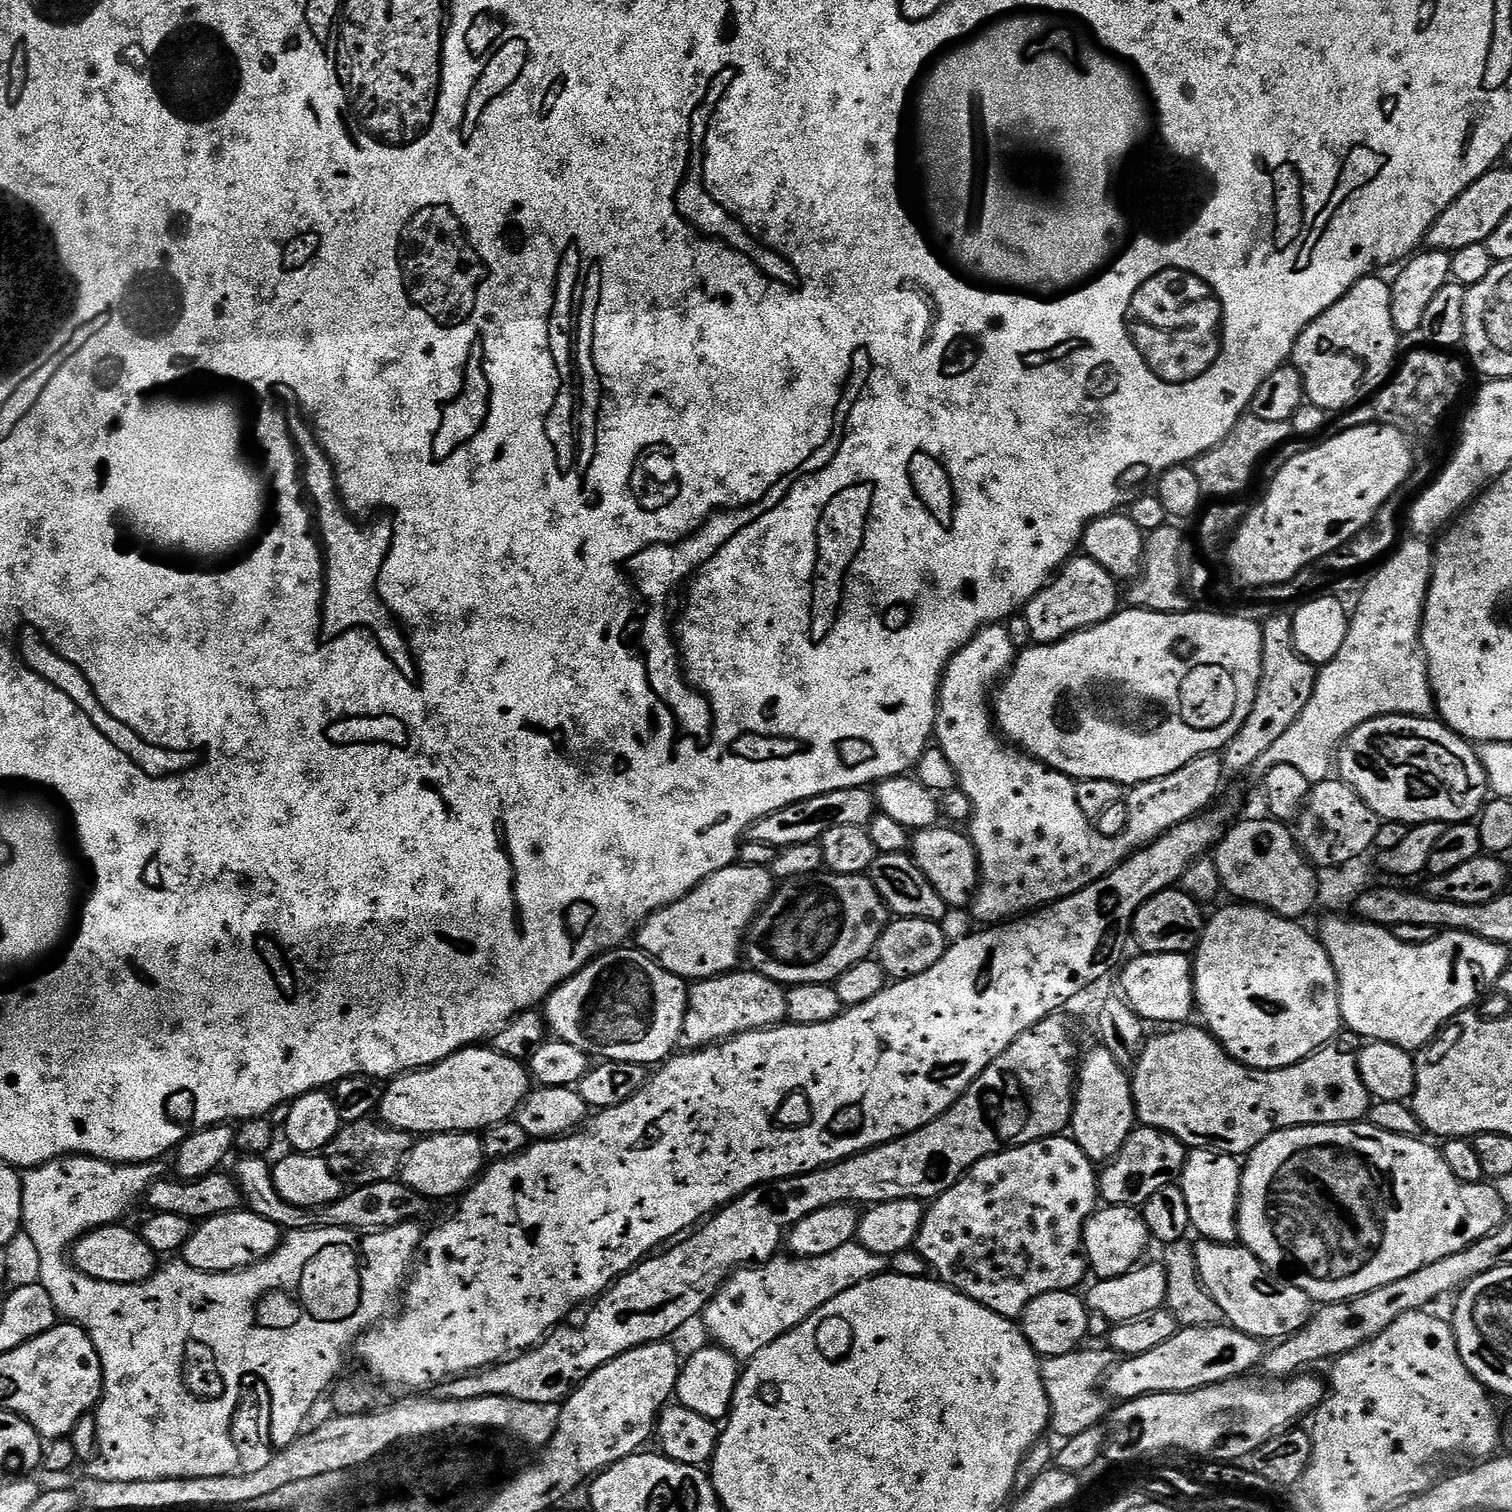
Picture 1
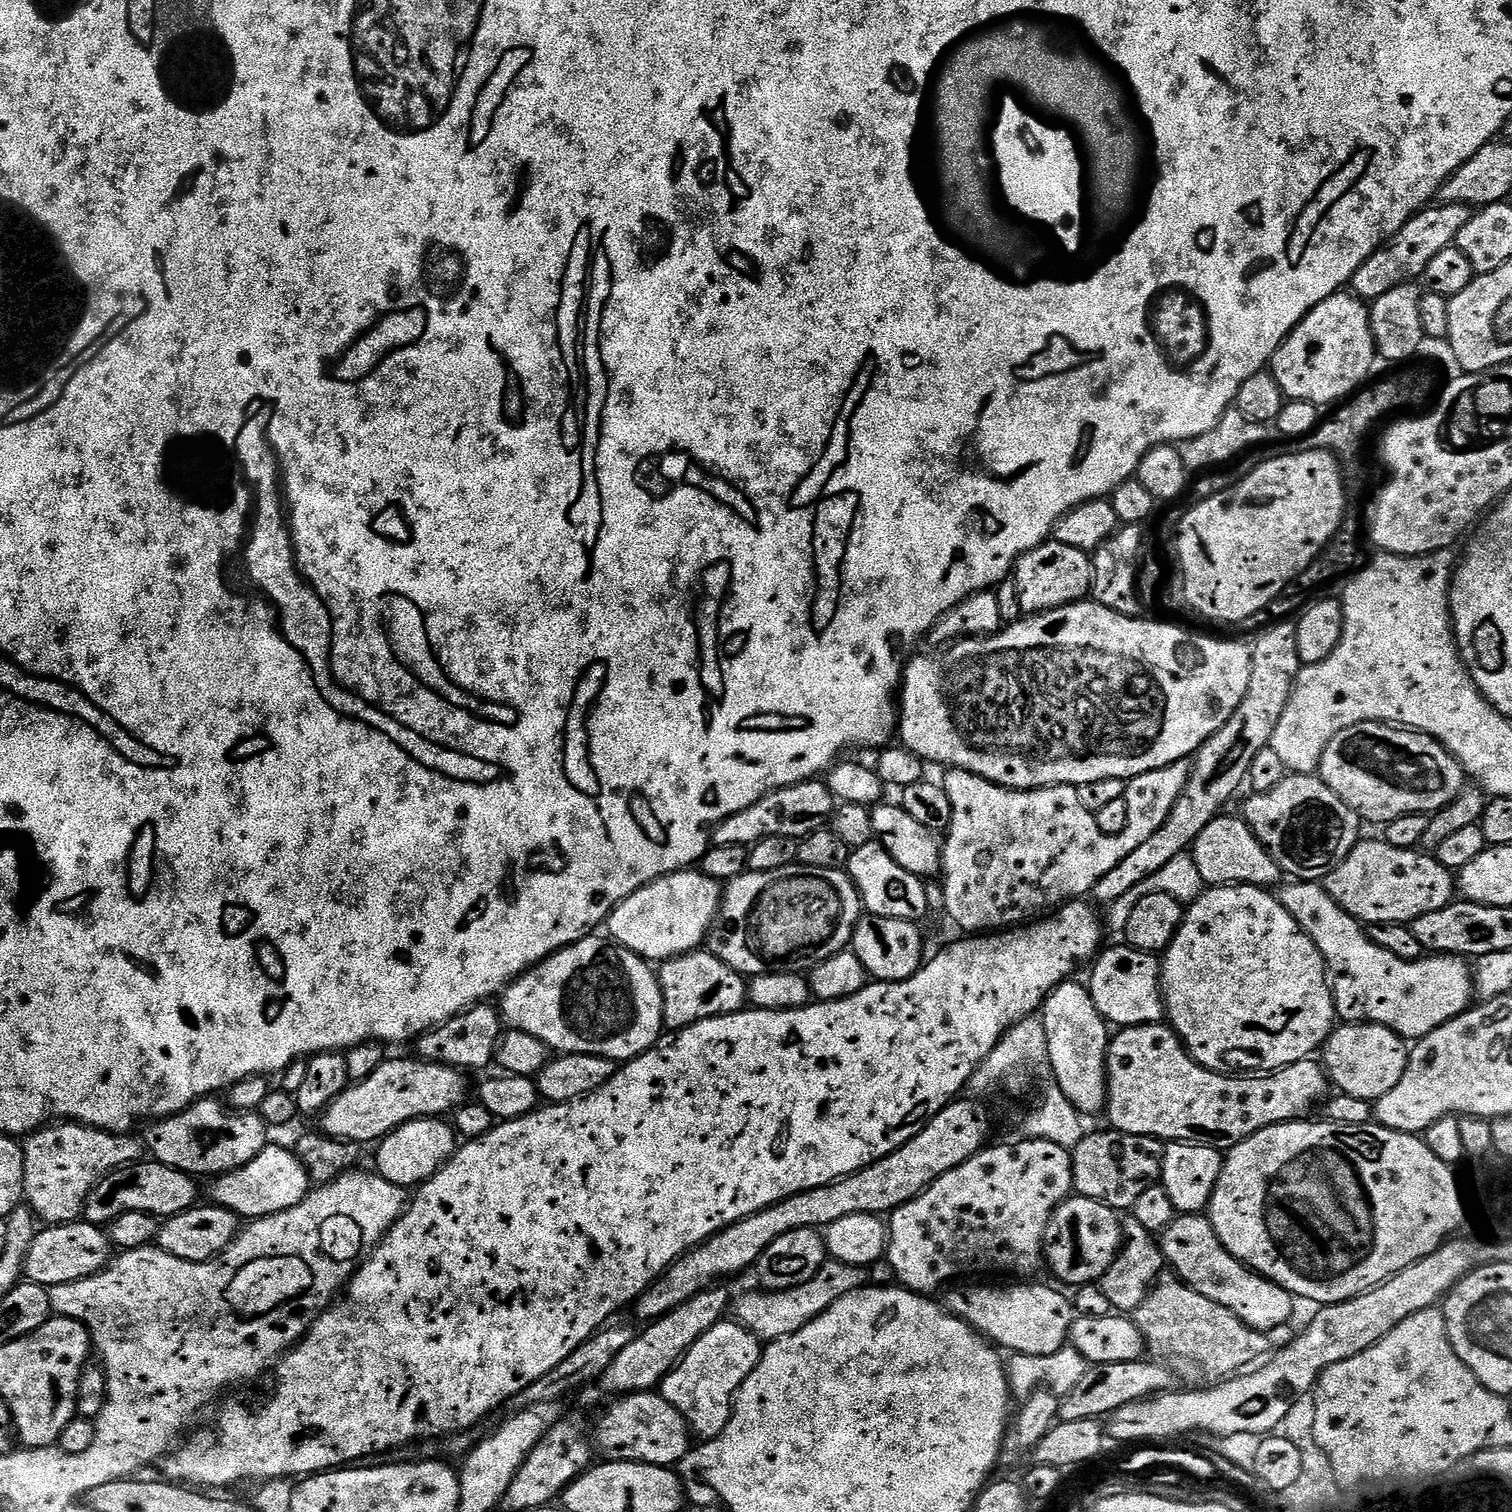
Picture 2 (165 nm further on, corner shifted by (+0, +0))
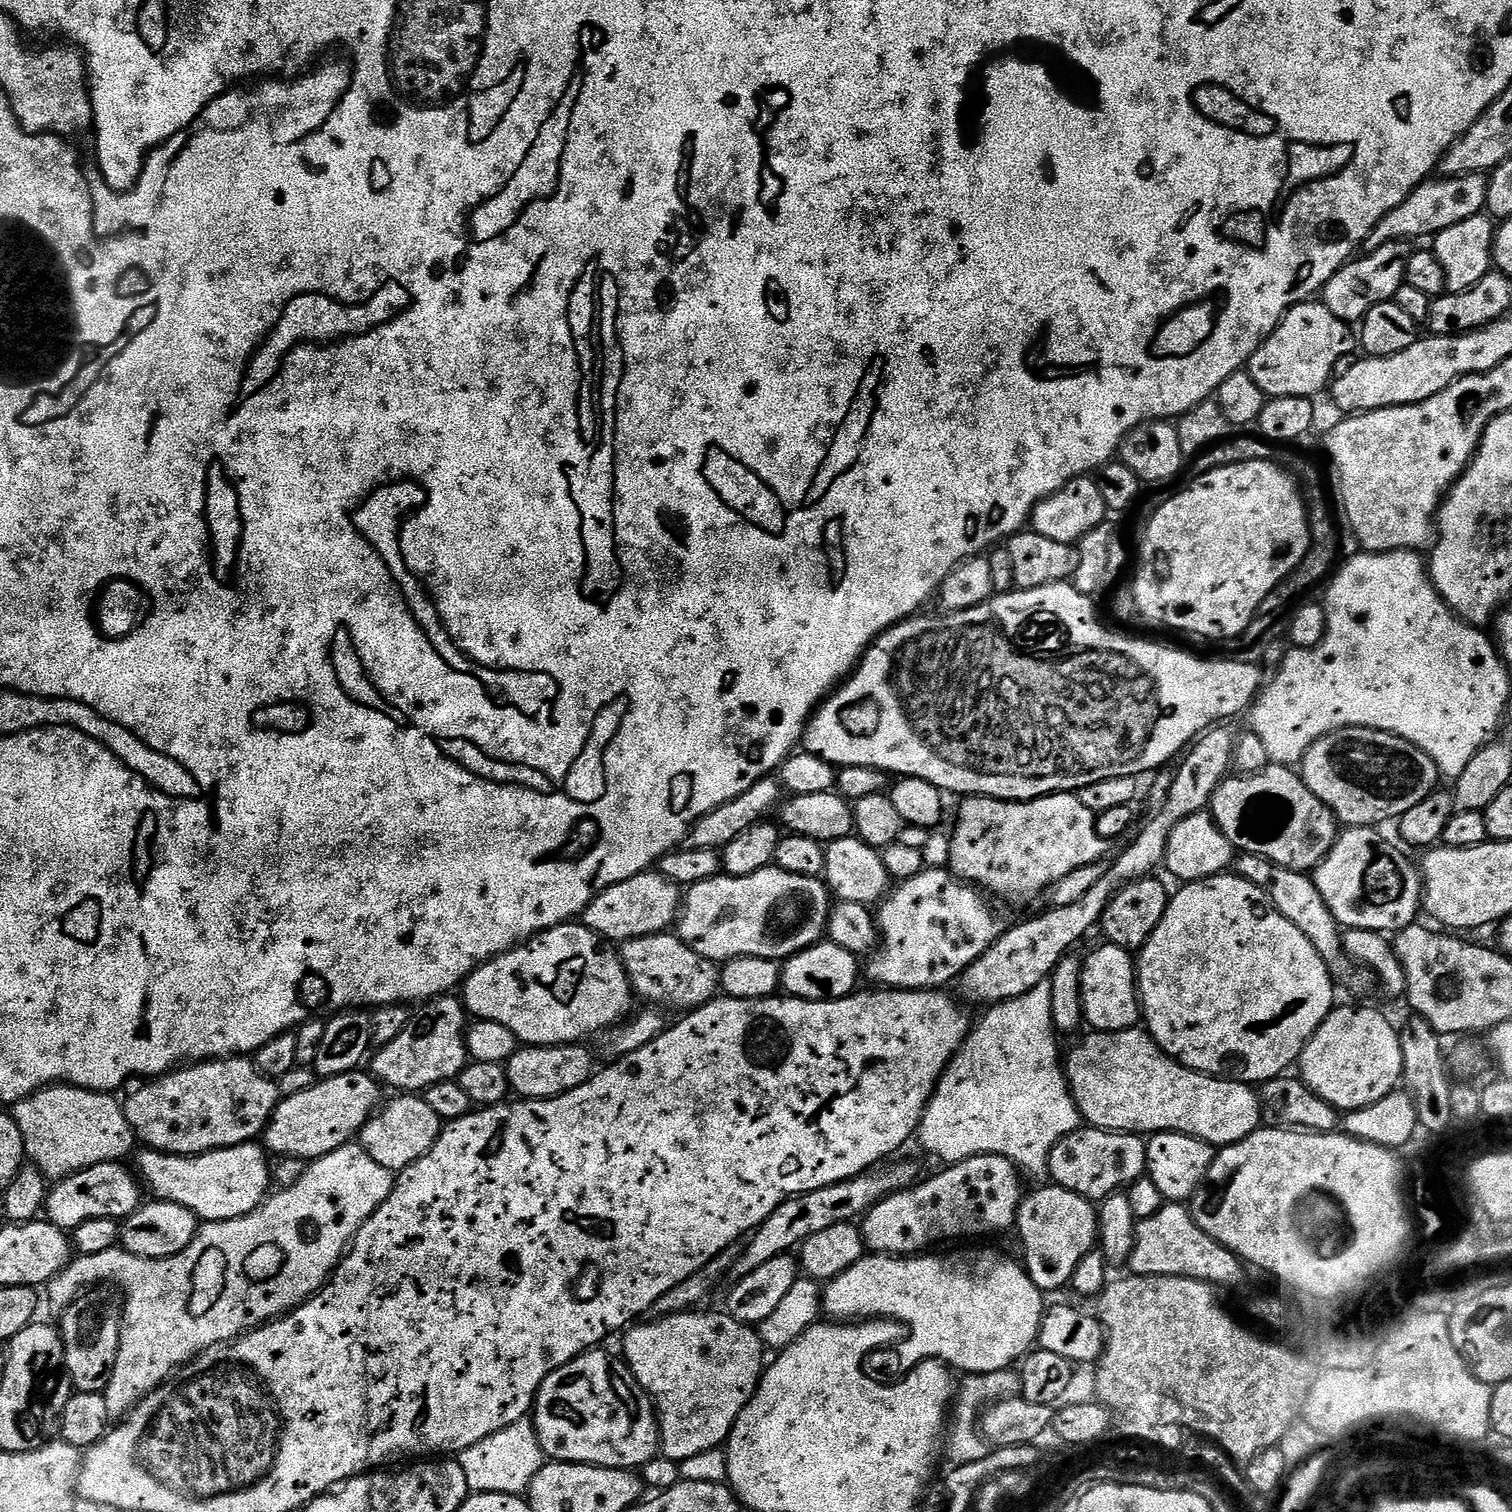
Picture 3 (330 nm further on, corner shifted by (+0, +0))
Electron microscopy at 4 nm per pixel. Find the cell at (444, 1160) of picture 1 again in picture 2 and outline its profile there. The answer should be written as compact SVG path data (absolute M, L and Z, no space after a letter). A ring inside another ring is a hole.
M444 1118L411 1120L398 1126L389 1136L379 1141L375 1171L386 1182L412 1190L424 1184L456 1153L458 1137L455 1127Z

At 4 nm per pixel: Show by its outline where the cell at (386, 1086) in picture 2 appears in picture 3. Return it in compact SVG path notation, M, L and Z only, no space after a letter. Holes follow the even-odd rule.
M364 1070L317 1079L316 1083L310 1086L310 1090L281 1099L270 1118L268 1127L262 1133L263 1147L276 1156L293 1156L305 1162L311 1162L320 1156L330 1154L359 1137L360 1132L364 1129L364 1123L372 1119L381 1103L380 1091L382 1088L376 1077Z

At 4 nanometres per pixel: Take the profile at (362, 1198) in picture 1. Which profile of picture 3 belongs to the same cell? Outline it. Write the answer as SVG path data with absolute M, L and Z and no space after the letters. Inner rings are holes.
M247 1055L225 1056L219 1060L201 1060L181 1066L162 1076L149 1079L123 1101L126 1122L141 1145L168 1156L200 1156L219 1148L229 1148L255 1141L268 1127L274 1110L281 1102L277 1081L256 1069L255 1059Z

